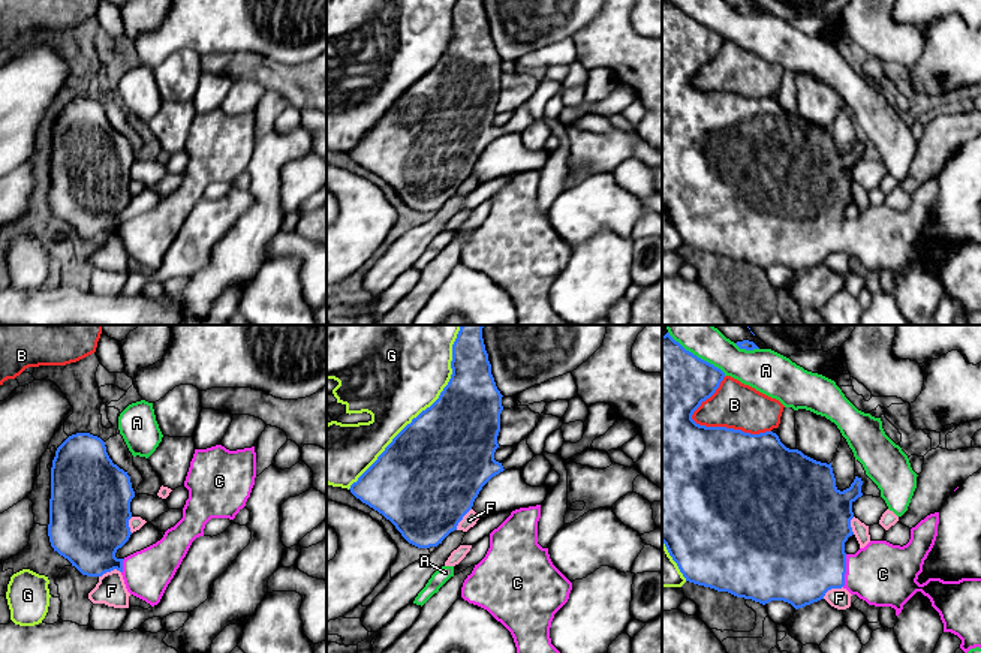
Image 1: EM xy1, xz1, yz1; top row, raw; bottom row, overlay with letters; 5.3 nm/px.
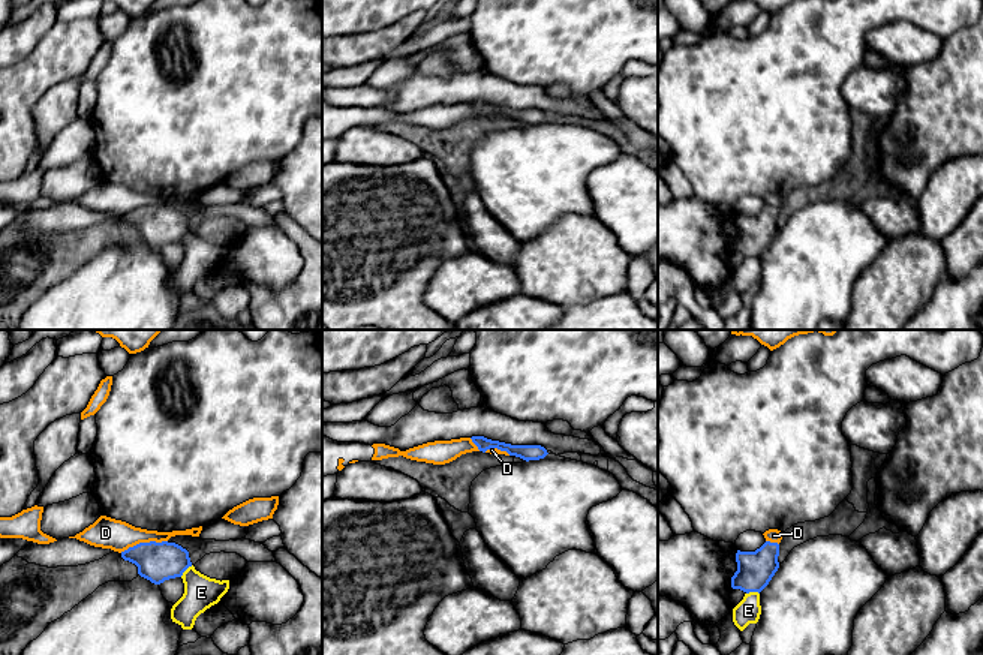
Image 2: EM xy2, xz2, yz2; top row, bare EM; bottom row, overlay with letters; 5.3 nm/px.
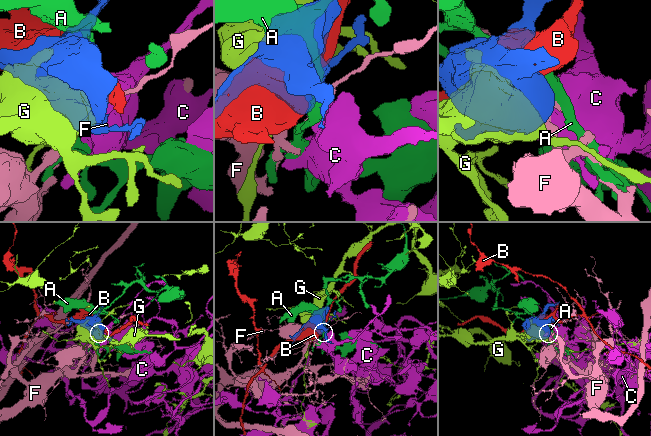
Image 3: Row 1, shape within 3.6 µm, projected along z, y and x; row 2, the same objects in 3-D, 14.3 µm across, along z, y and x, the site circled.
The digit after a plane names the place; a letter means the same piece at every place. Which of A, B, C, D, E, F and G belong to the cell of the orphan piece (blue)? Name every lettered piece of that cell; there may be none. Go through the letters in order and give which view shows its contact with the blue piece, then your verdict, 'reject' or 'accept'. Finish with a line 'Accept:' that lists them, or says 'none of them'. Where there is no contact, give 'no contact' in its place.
A: contact in yz1; reject
B: contact in yz1; reject
C: contact in yz1; accept
D: contact in xy2; reject
E: contact in xy2; reject
F: contact in yz1; reject
G: contact in xz1; reject
Accept: C

